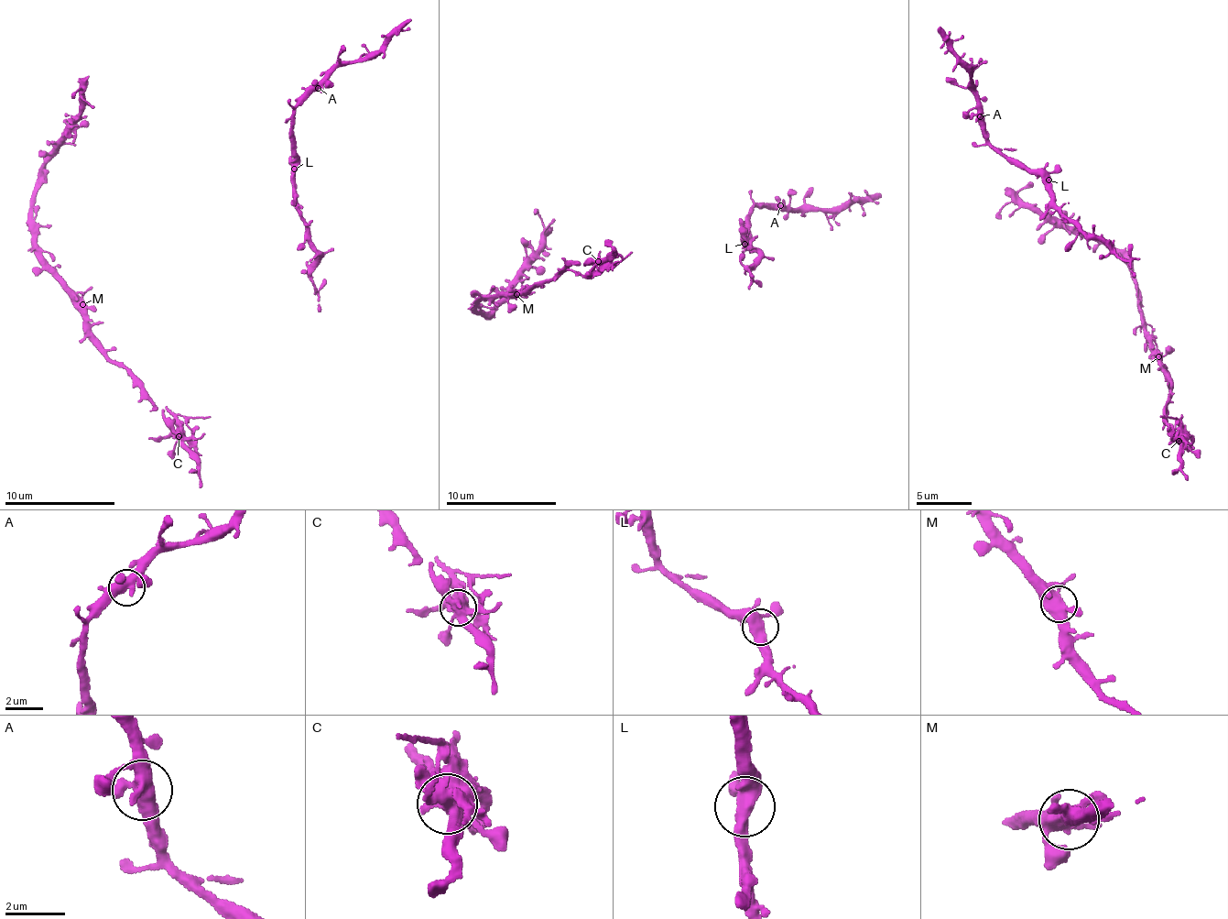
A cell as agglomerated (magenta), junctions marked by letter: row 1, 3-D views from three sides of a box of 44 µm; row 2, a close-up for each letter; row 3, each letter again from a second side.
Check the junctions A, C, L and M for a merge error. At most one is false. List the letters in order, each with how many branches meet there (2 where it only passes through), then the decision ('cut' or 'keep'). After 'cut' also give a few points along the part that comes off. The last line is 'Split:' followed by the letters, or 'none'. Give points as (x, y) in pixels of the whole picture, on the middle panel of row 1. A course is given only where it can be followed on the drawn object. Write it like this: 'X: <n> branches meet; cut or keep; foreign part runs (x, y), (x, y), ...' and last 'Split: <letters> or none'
A: 3 branches meet; keep
C: 6 branches meet; cut; foreign part runs (598, 261), (598, 265), (613, 265), (632, 252)
L: 4 branches meet; keep
M: 6 branches meet; keep
Split: C

